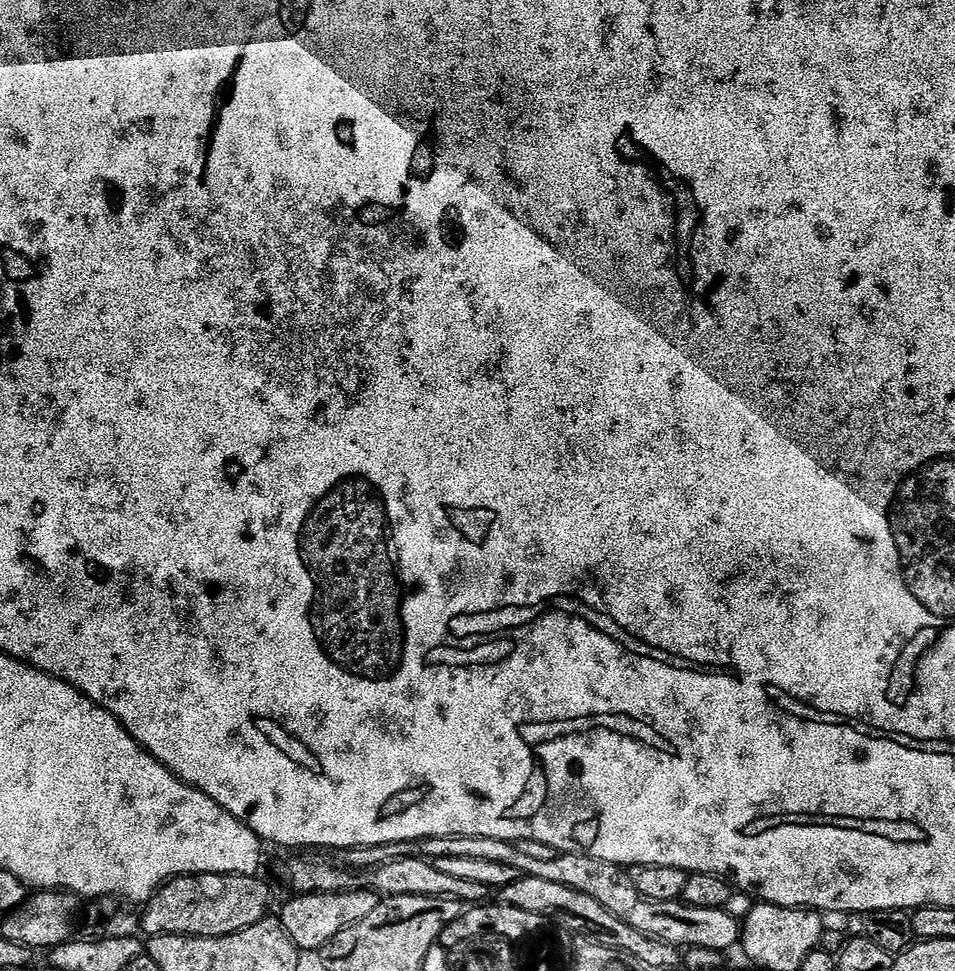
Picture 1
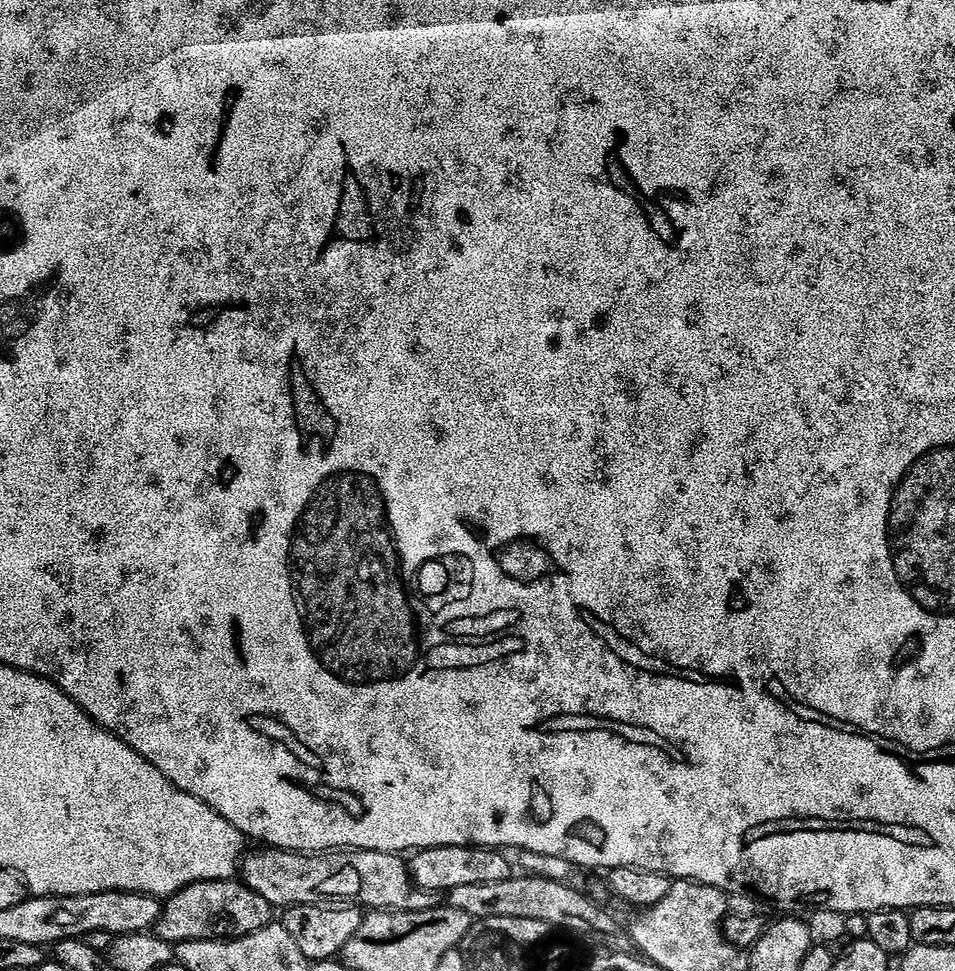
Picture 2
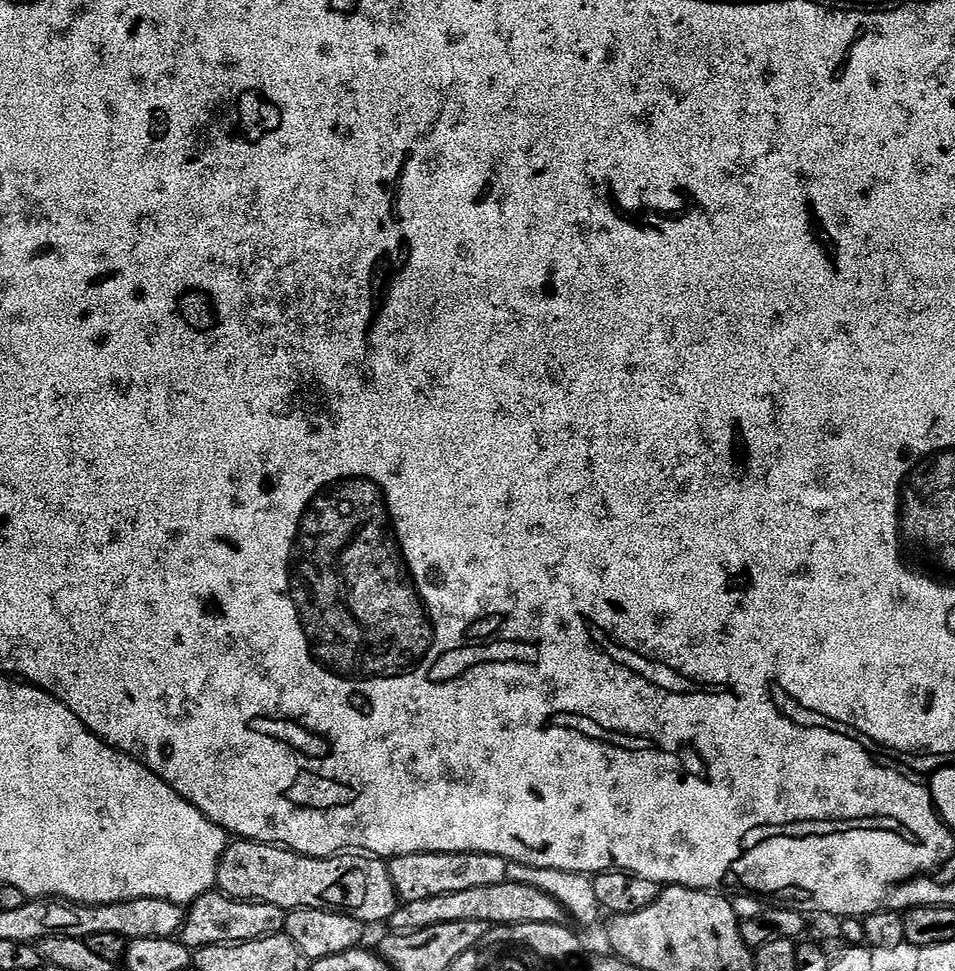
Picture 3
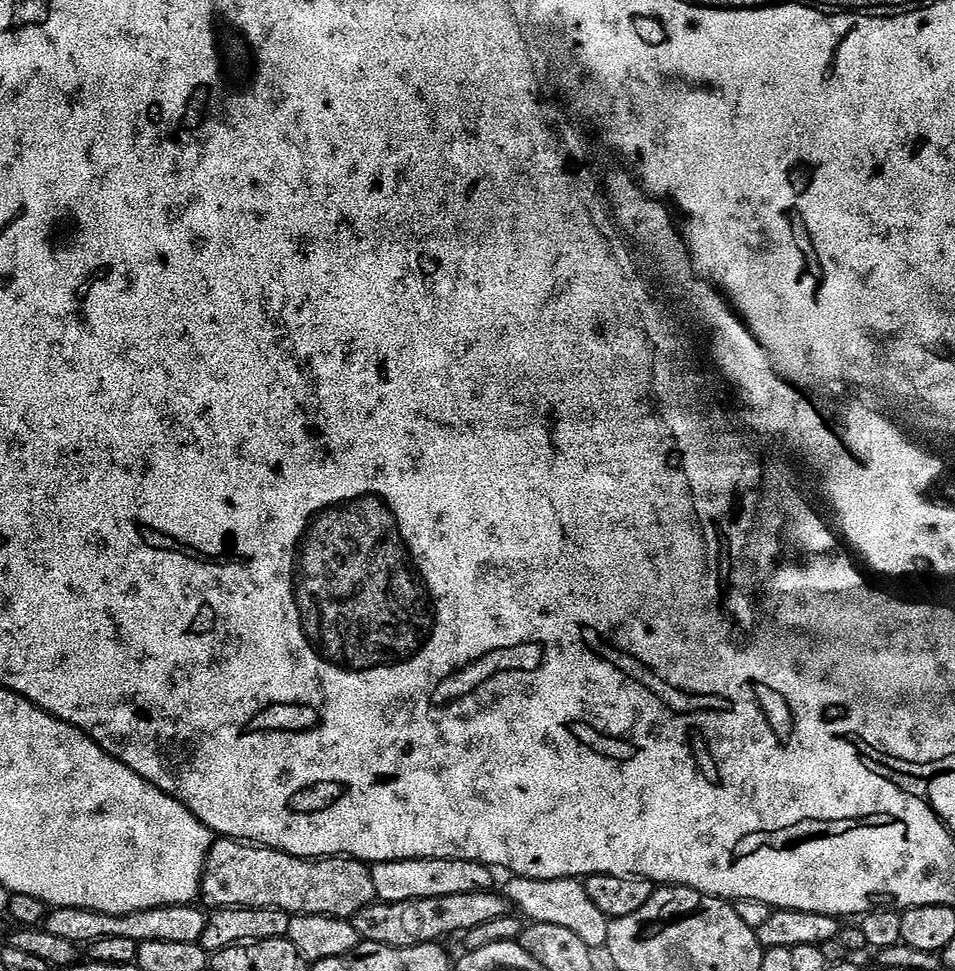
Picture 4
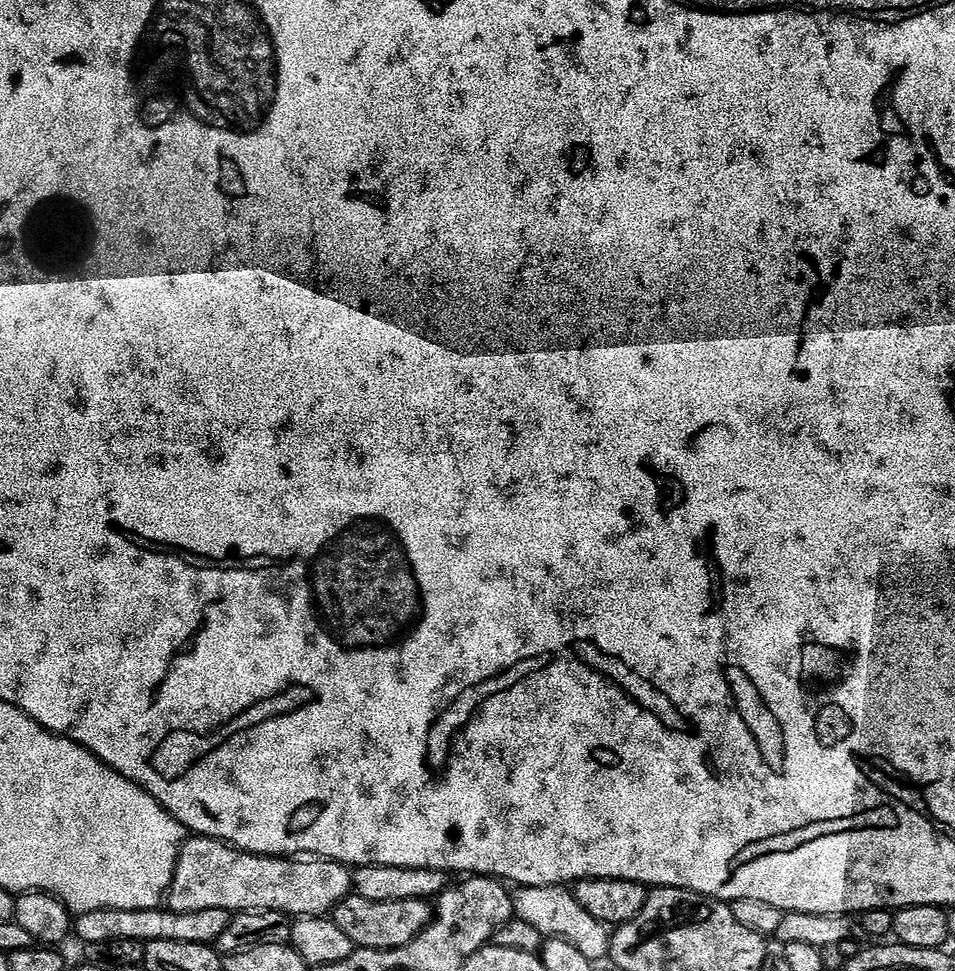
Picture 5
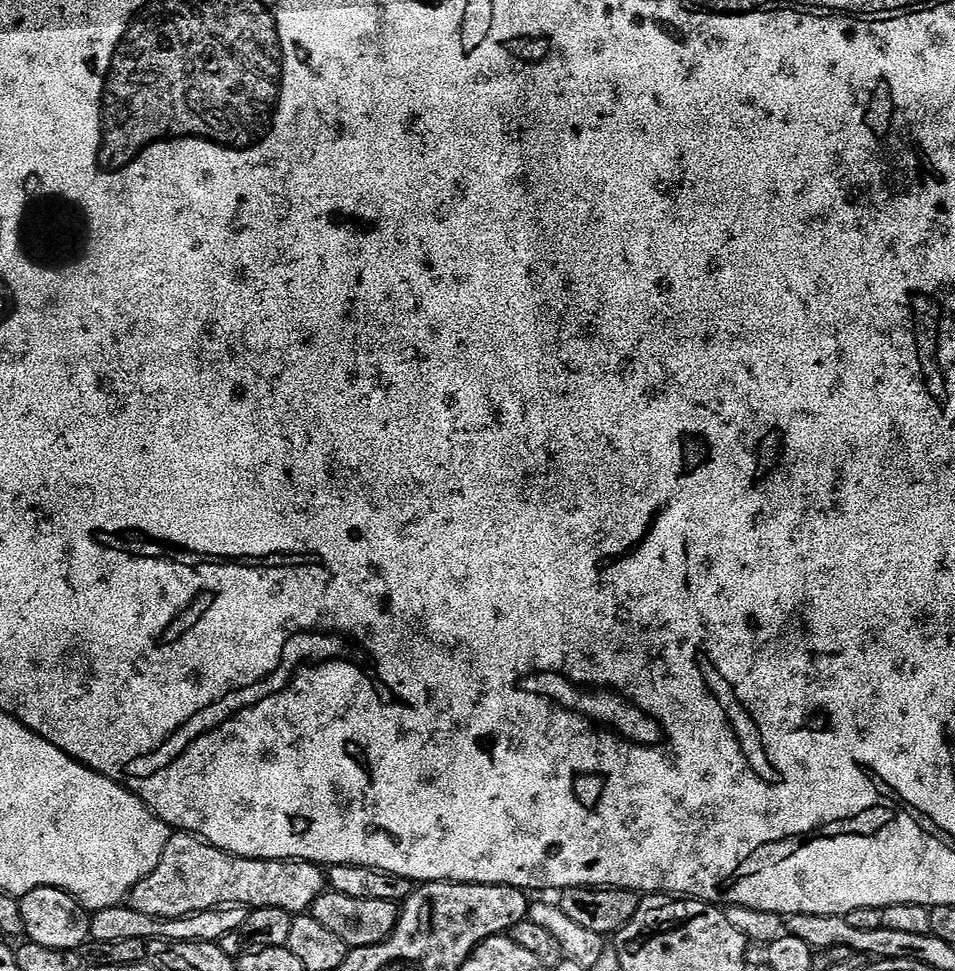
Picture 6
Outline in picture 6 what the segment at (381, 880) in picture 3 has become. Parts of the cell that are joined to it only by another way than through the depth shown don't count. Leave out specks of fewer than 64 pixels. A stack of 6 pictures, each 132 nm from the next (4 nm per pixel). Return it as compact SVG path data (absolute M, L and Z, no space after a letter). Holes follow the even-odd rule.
M177 831L169 835L166 850L155 870L142 878L138 886L134 886L130 906L138 910L138 914L152 916L155 920L177 920L221 906L243 906L249 910L277 908L293 914L304 914L311 909L314 898L318 898L325 891L326 872L319 864L311 864L309 860L251 860L245 856L231 856L190 832Z

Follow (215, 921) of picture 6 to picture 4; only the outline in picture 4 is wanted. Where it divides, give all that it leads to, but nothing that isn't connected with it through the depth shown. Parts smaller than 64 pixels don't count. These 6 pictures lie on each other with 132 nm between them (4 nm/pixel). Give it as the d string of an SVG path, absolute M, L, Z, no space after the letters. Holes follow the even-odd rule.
M175 904L169 908L151 908L141 912L131 912L125 916L111 916L101 912L91 912L85 908L54 908L47 913L42 925L44 931L54 934L54 938L66 938L71 944L86 946L98 938L130 938L137 945L146 942L190 942L198 944L202 930L206 930L208 916L200 913L192 904Z

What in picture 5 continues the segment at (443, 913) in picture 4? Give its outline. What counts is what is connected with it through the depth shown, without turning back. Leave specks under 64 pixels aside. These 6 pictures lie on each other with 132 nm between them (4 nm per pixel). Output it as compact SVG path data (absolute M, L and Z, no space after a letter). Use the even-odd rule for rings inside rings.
M350 894L337 908L332 909L330 918L356 948L389 952L414 942L424 927L432 923L433 915L433 905L426 900L406 898L402 902L370 902L370 898Z

